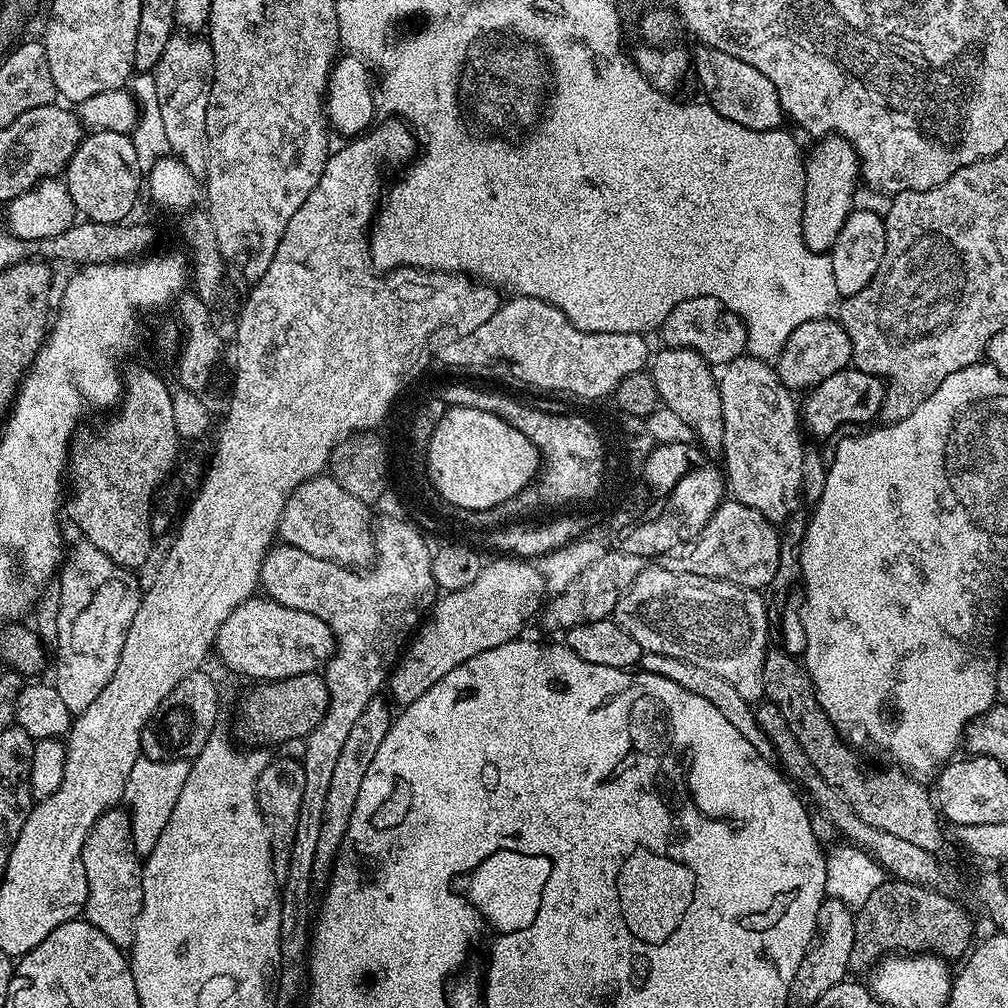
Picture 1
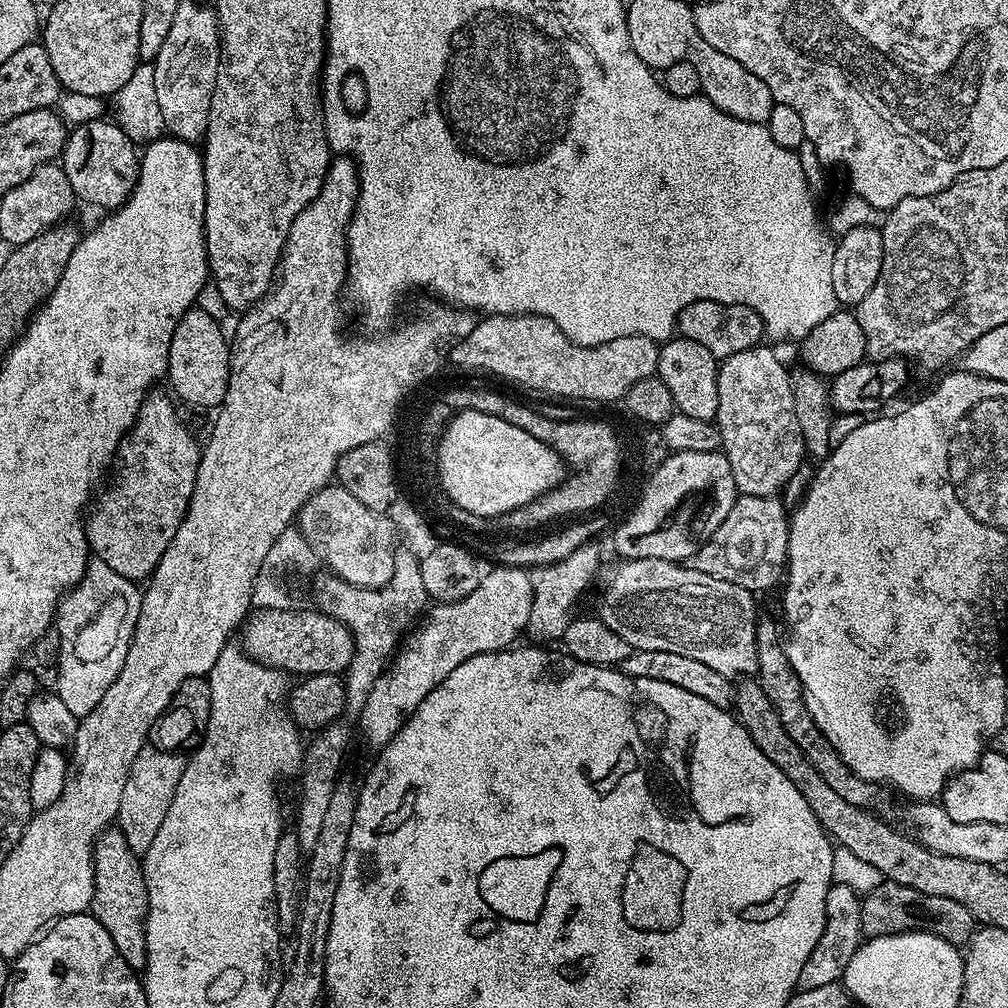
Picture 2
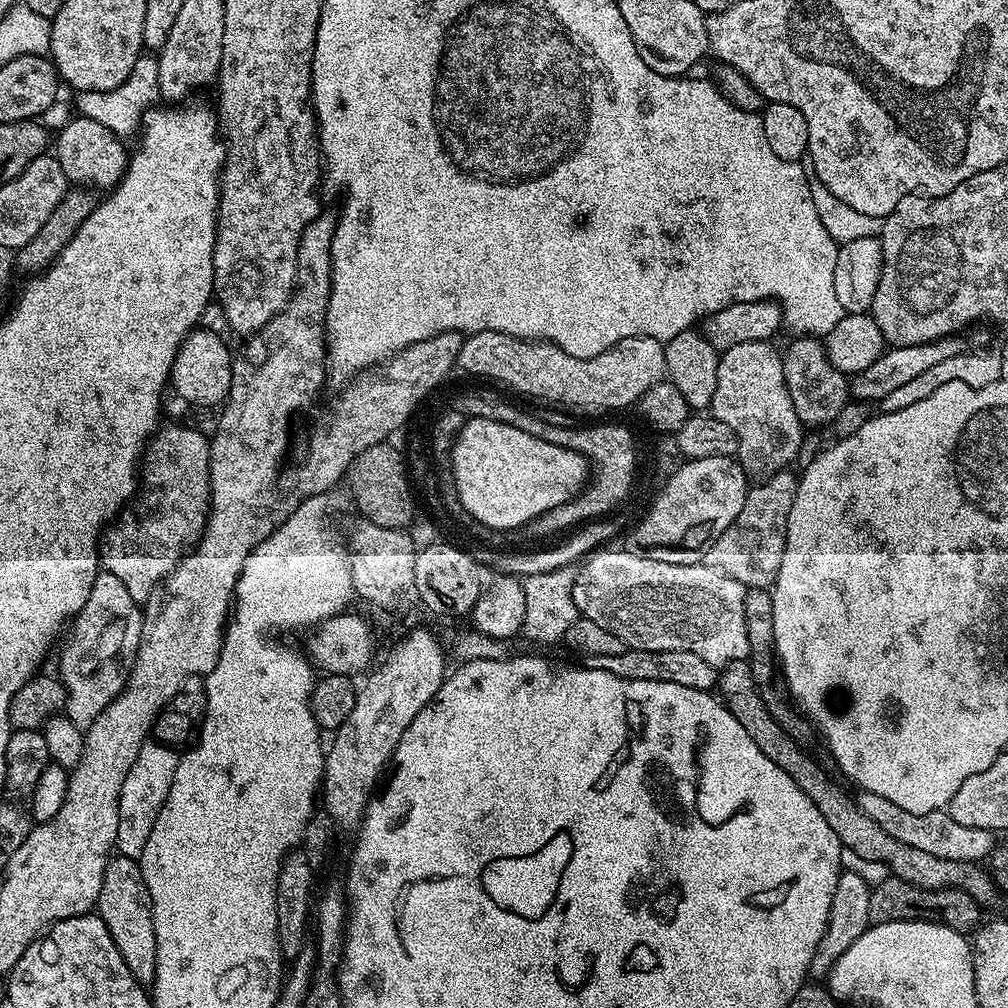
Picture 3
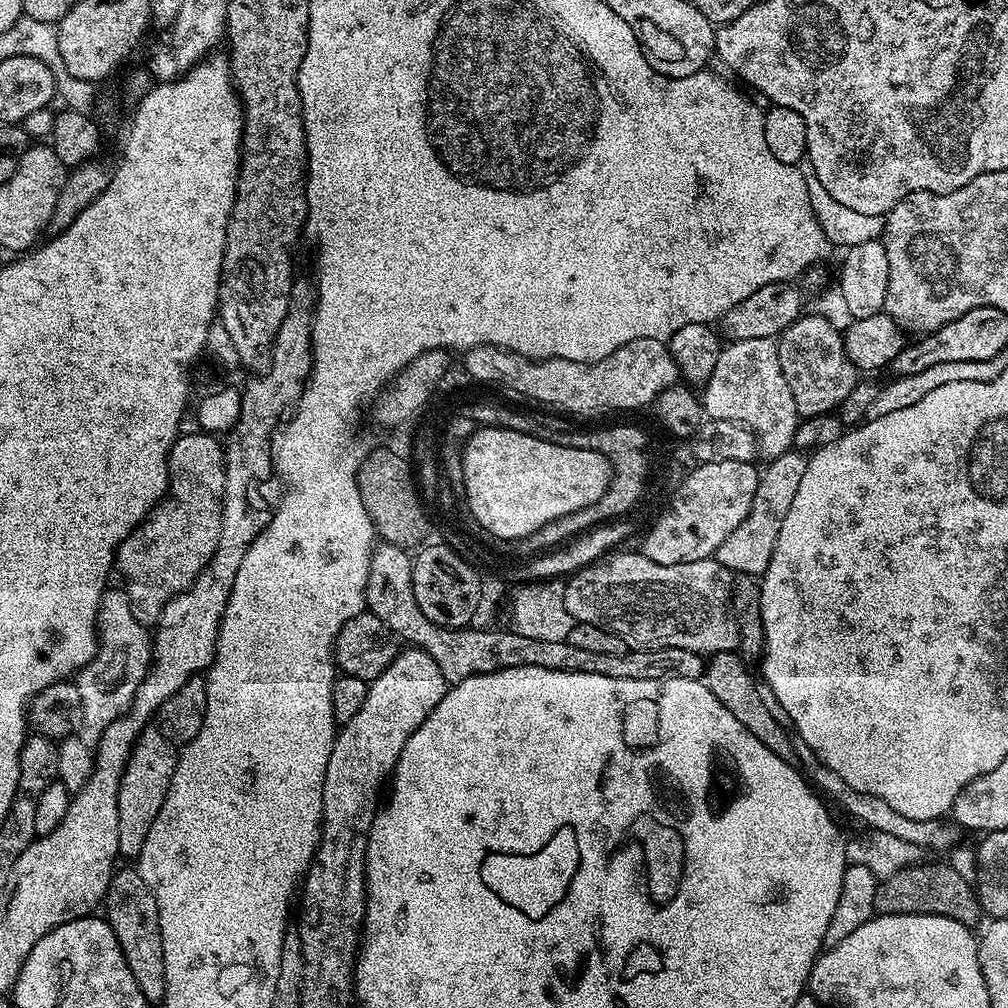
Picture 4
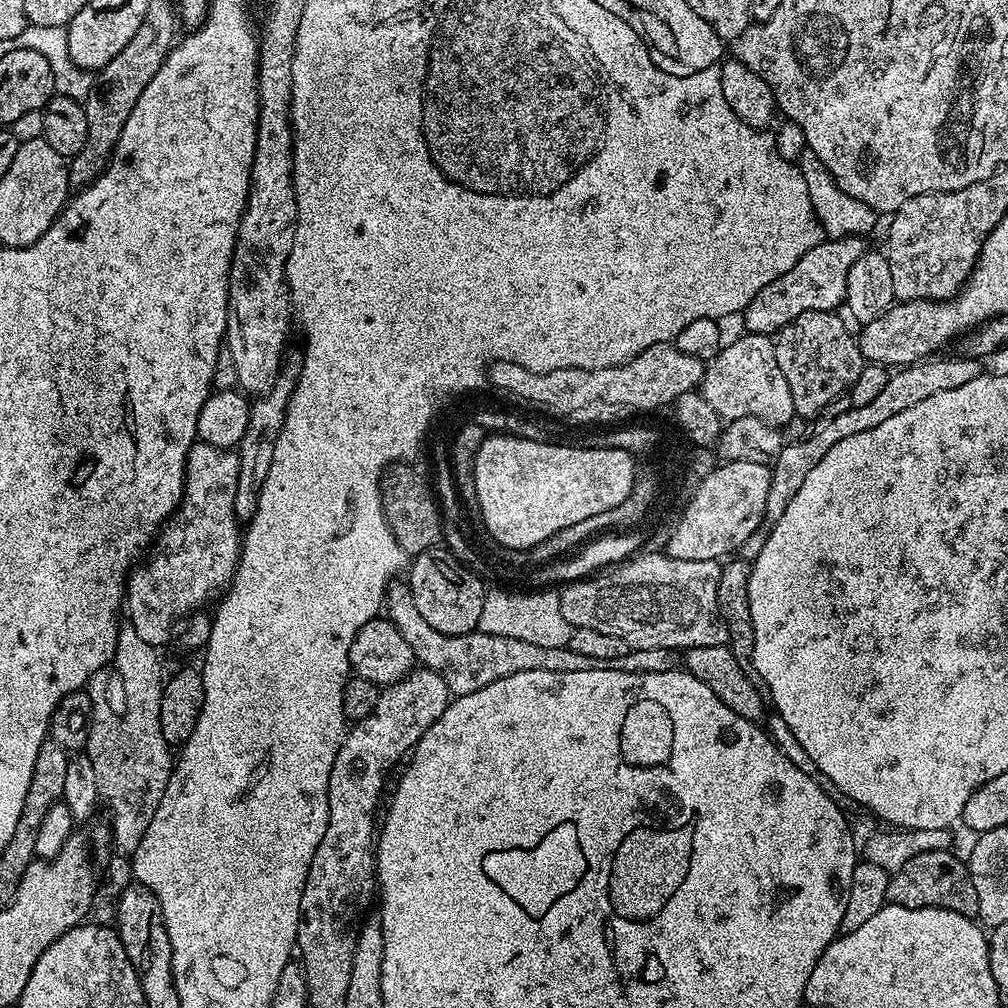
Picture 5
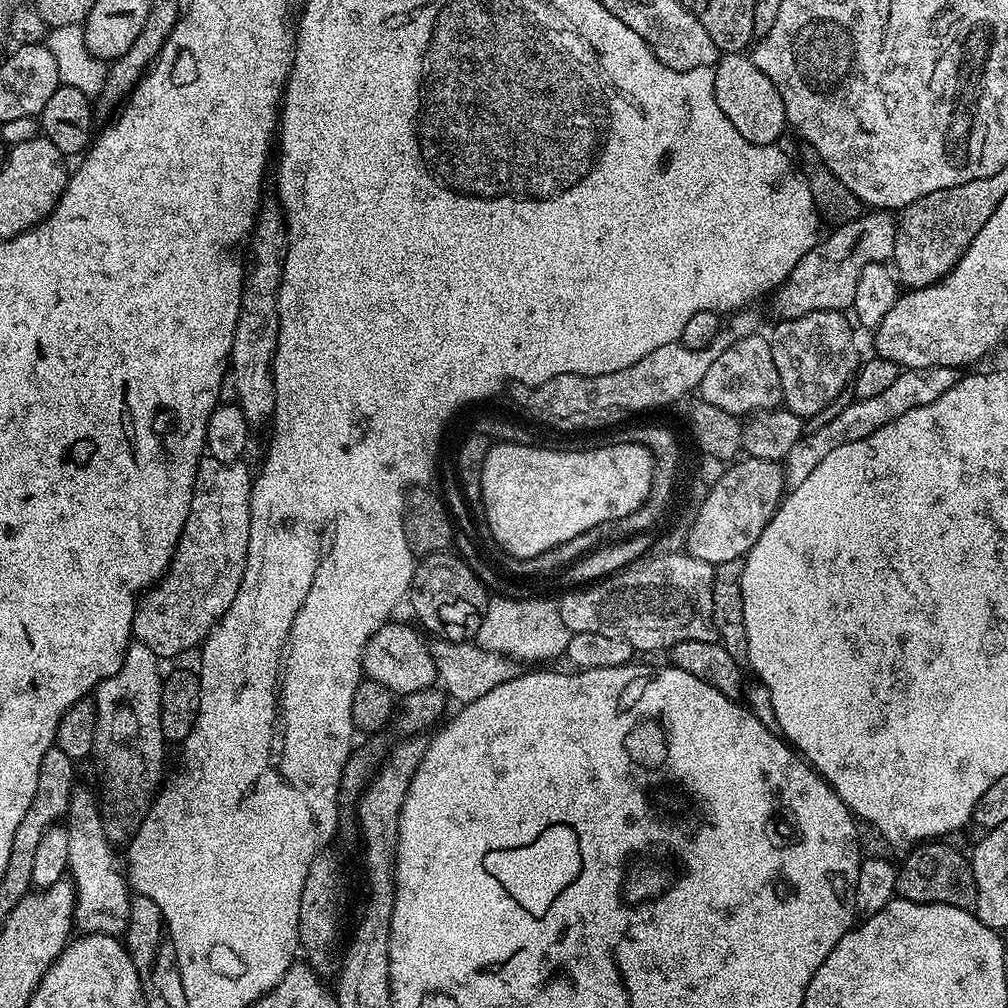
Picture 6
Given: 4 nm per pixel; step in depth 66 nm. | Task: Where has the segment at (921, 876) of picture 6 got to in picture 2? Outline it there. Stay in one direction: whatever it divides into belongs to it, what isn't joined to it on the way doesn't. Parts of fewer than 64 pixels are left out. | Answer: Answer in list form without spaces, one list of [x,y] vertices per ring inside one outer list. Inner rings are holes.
[[[885,882],[873,892],[863,897],[860,905],[862,926],[869,937],[889,936],[895,932],[923,930],[941,936],[951,944],[967,945],[974,931],[974,921],[970,910],[962,906],[962,902],[954,902],[954,898],[938,898],[927,896],[910,886]]]

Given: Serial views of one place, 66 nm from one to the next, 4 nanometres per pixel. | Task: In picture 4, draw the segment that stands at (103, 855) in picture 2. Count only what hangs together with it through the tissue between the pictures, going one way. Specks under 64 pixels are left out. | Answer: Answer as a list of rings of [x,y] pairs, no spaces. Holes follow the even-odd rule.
[[[135,867],[122,868],[113,871],[108,894],[102,901],[102,908],[103,911],[108,911],[106,919],[114,930],[114,938],[118,938],[118,946],[122,946],[126,966],[130,966],[130,974],[134,974],[134,982],[138,982],[138,990],[142,990],[144,997],[156,1006],[163,1001],[166,994],[162,930],[158,926],[158,902],[150,886],[142,882],[140,873]]]

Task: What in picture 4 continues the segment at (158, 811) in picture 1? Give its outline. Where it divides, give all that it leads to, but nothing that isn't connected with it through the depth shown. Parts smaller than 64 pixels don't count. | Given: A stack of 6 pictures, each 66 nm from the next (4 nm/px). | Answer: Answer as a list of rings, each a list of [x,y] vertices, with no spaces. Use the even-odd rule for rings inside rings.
[[[149,726],[137,738],[118,790],[118,850],[121,857],[139,856],[142,842],[146,842],[146,834],[150,834],[150,826],[154,826],[158,810],[162,810],[166,790],[170,790],[170,778],[174,778],[177,755],[173,741],[167,740],[159,727]]]

